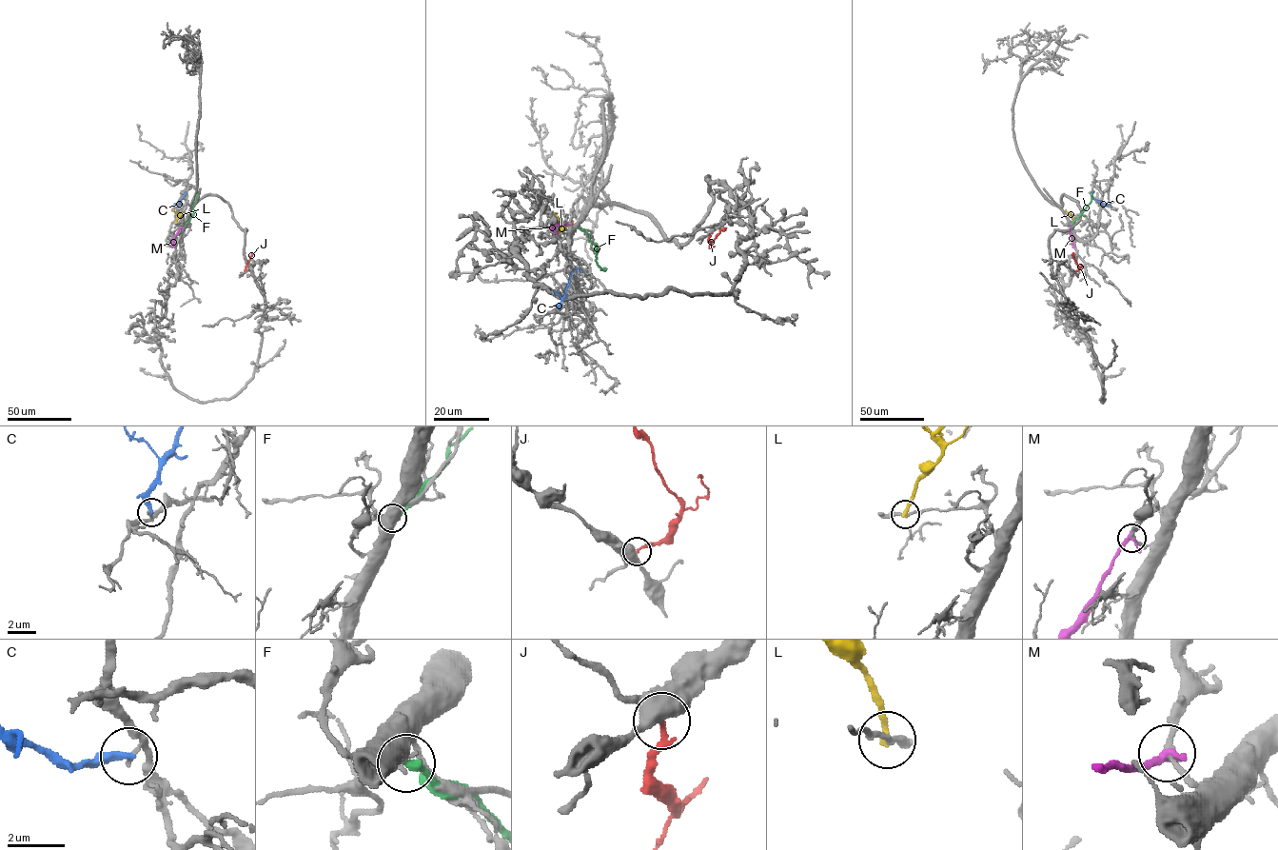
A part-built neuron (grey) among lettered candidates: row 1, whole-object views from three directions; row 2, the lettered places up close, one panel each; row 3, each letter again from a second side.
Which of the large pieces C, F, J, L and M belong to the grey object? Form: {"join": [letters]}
{"join": []}

